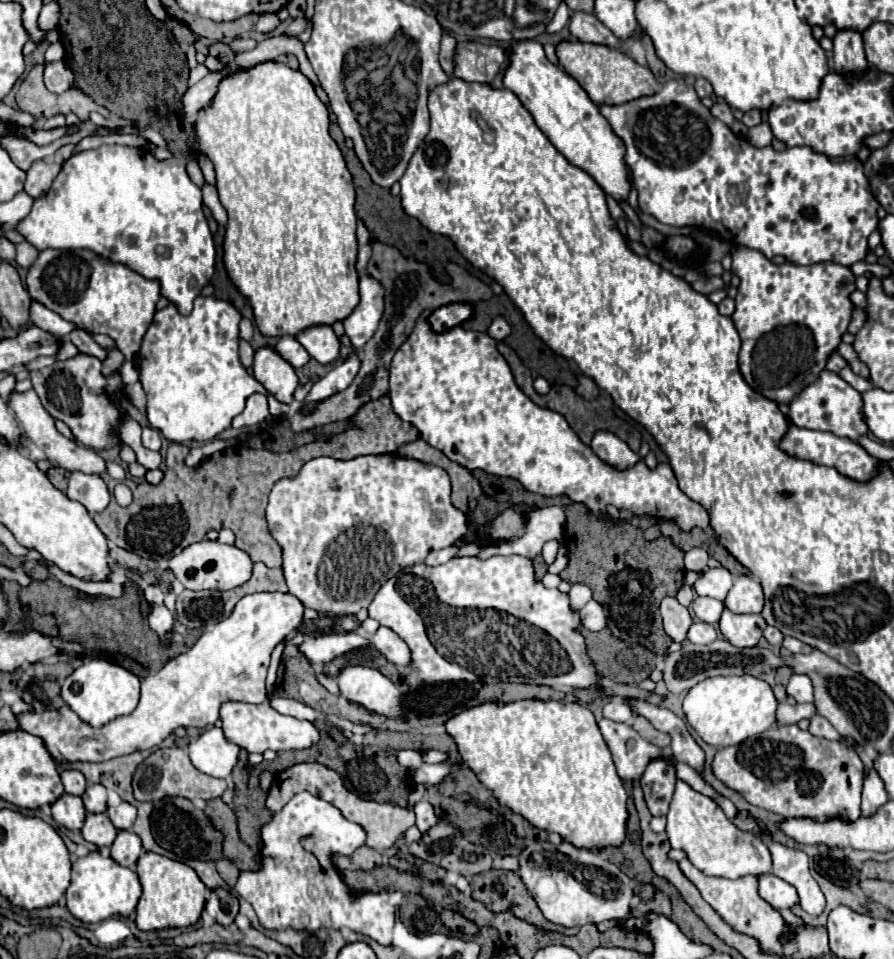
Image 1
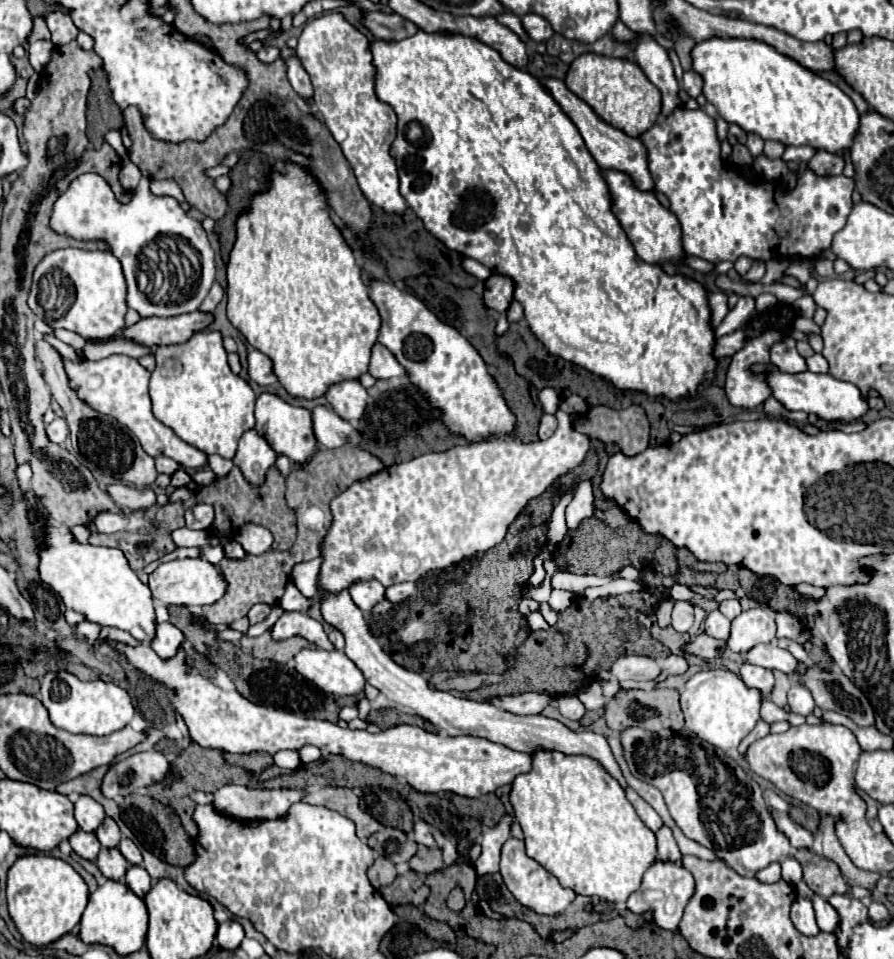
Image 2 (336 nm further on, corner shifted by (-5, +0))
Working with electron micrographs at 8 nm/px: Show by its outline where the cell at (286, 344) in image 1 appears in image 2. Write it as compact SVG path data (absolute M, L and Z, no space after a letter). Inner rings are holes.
M251 349L247 355L247 371L249 371L249 377L261 387L277 381L277 377L273 375L273 369L271 369L271 359L257 349Z

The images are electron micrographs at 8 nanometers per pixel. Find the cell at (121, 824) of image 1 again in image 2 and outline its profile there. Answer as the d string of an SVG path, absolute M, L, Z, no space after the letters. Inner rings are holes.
M121 839L119 851L121 851L121 855L123 855L131 865L141 865L141 863L143 863L143 857L141 857L137 845L135 845L133 841L129 841L129 839Z

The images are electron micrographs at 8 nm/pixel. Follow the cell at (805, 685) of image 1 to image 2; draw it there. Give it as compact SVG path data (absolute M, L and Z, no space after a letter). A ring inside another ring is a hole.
M795 683L789 689L789 709L793 713L799 713L799 715L807 717L807 715L813 713L813 707L815 707L815 703L813 703L813 697L811 697L809 689L805 689L805 687Z

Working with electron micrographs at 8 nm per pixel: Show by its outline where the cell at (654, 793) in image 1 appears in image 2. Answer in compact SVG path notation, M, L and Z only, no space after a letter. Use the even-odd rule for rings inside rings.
M663 825L657 833L657 859L659 861L671 861L671 863L677 863L681 859L681 853L679 853L679 847L677 847L677 841L673 839L673 833L667 825Z

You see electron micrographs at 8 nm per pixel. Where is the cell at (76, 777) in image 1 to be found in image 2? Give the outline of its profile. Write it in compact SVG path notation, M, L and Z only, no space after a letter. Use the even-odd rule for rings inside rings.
M83 795L75 803L75 819L79 823L79 829L83 829L87 833L95 833L95 829L105 819L105 811L103 811L103 807L95 799Z

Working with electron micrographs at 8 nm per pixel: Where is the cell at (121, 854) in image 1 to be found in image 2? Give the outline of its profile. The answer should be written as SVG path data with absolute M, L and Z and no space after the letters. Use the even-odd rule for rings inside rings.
M129 867L127 875L125 875L125 885L137 895L137 897L145 897L151 889L151 877L143 867Z

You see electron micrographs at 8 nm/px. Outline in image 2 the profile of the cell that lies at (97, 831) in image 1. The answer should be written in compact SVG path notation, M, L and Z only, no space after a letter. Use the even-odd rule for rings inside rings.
M103 847L99 851L99 857L97 857L95 865L99 867L99 871L107 879L113 879L113 881L121 881L127 873L127 867L129 867L129 863L125 863L125 857L121 855L121 851L117 851L117 849L109 851L107 847Z

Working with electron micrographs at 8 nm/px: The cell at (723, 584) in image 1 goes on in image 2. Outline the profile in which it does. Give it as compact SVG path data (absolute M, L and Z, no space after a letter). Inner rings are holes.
M721 601L721 607L719 607L719 611L727 617L727 619L735 619L739 613L741 613L741 605L739 605L739 601Z

